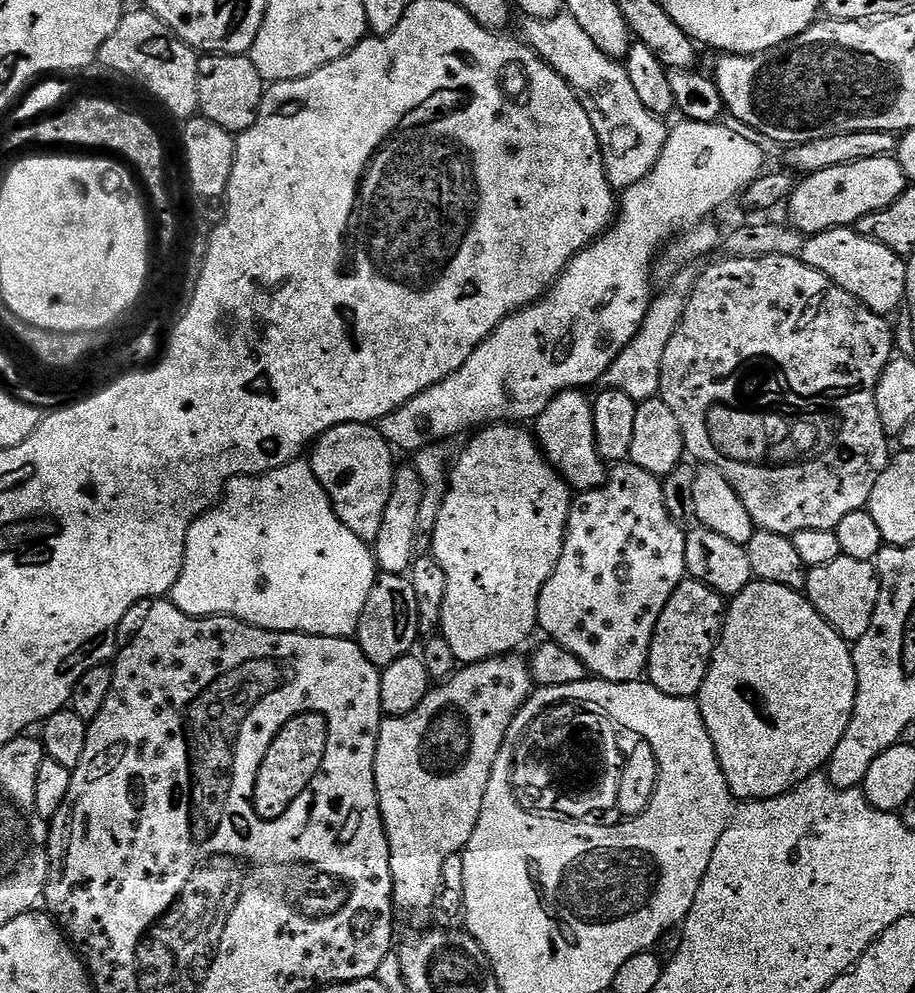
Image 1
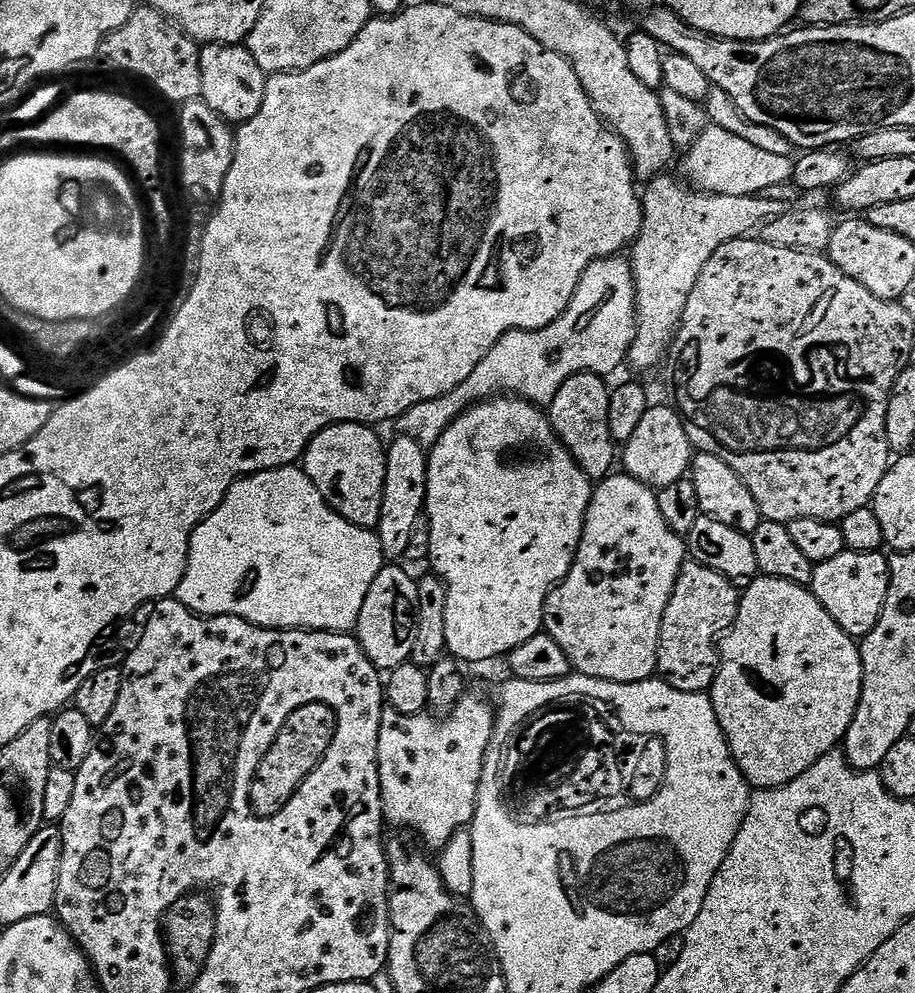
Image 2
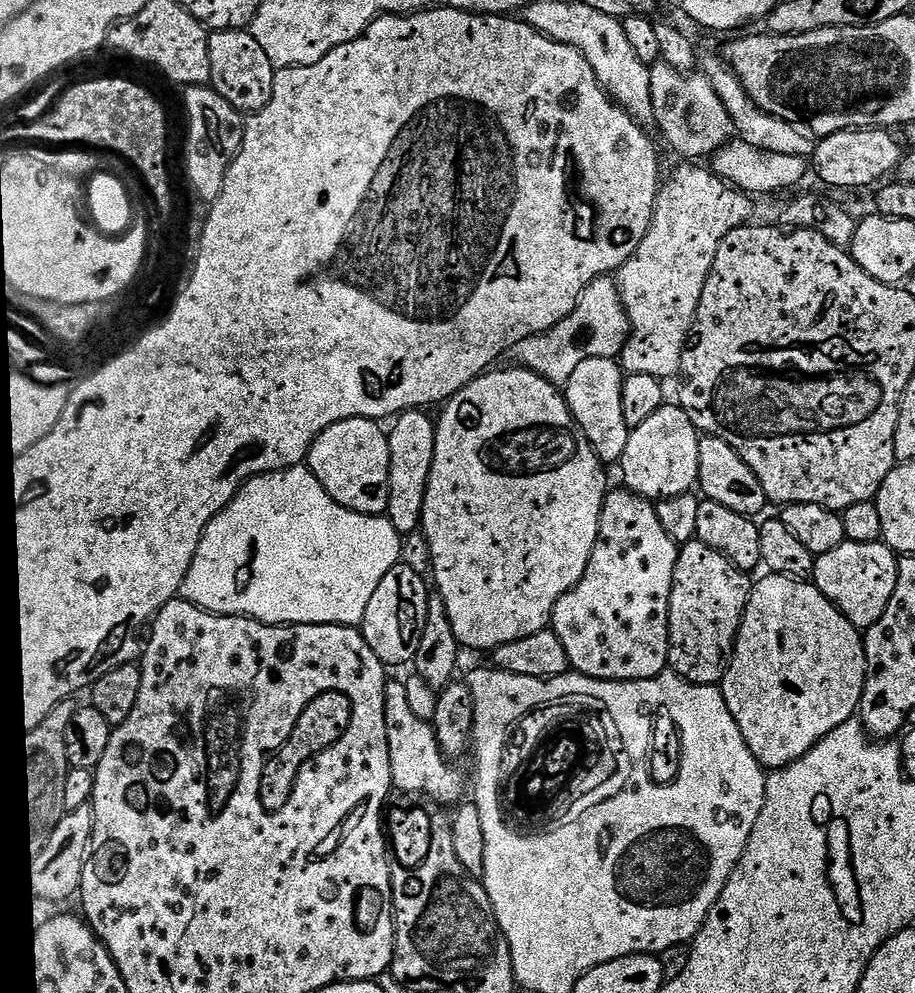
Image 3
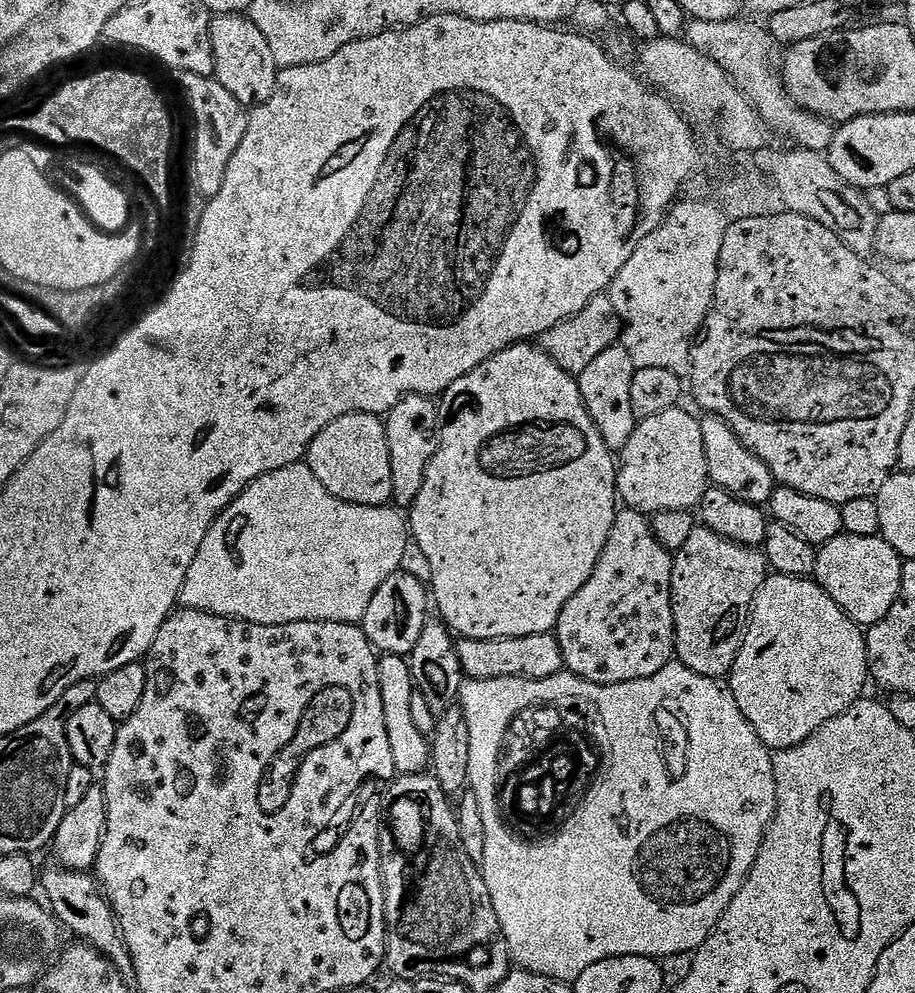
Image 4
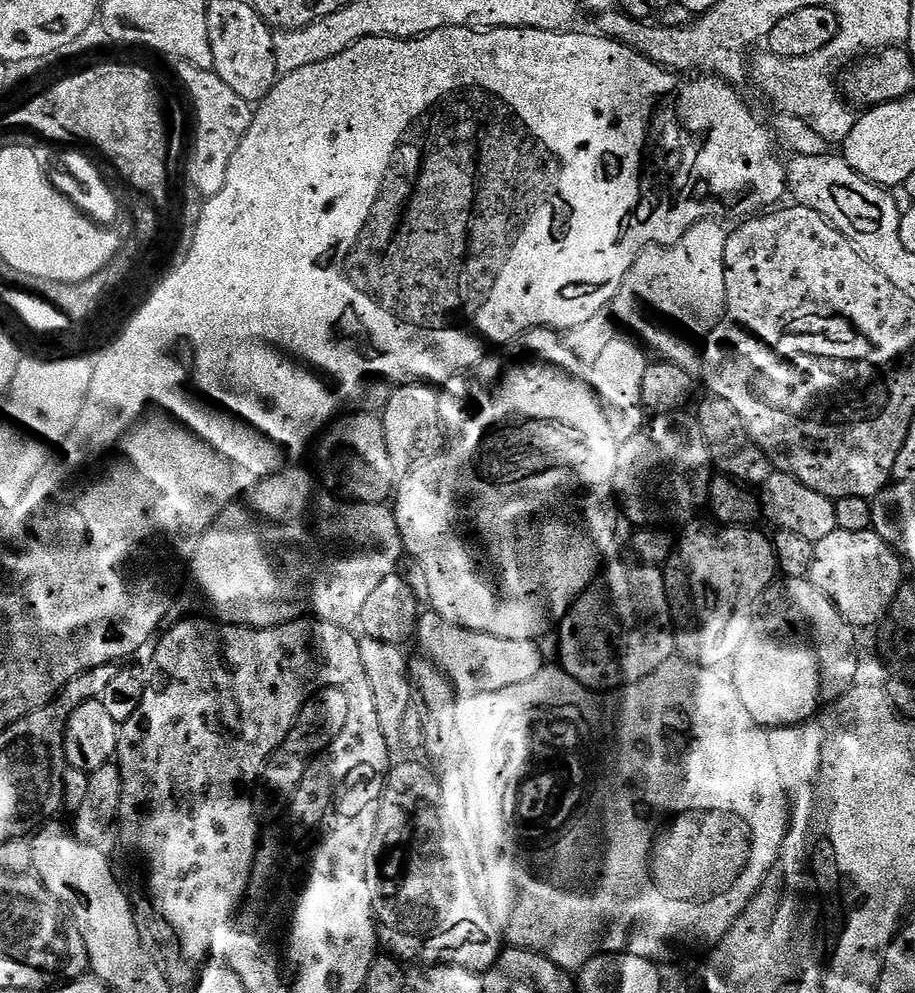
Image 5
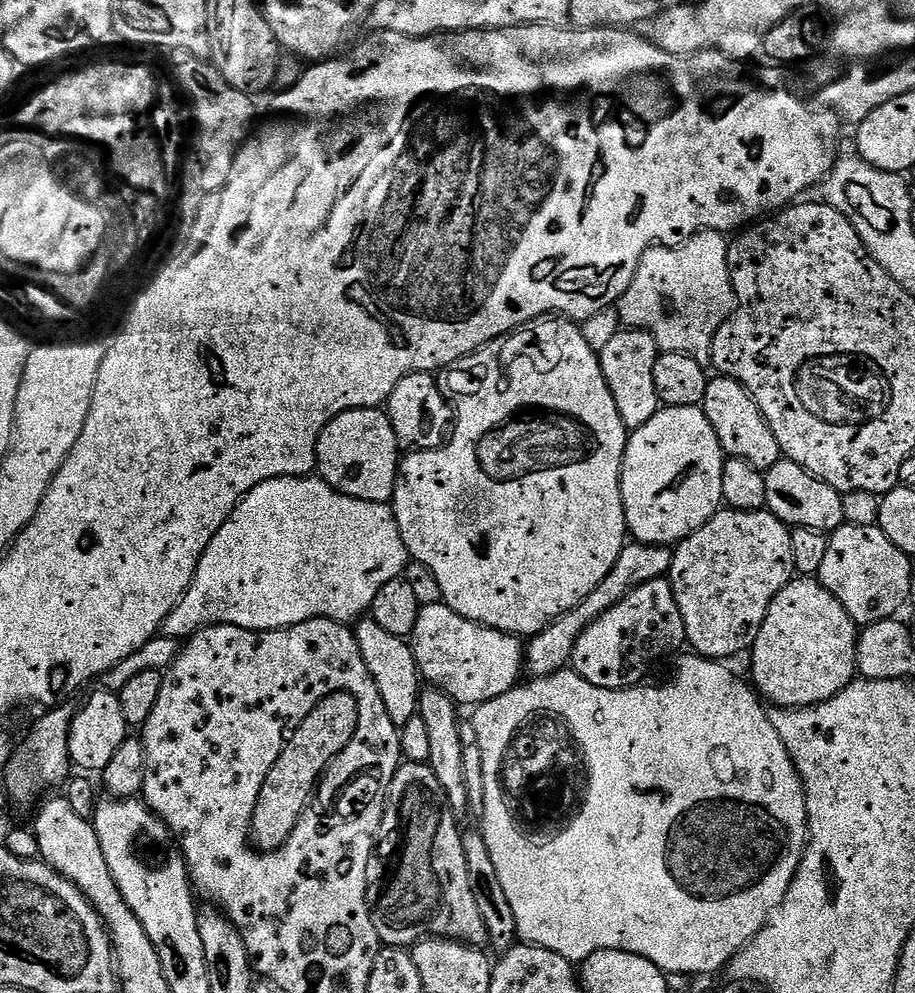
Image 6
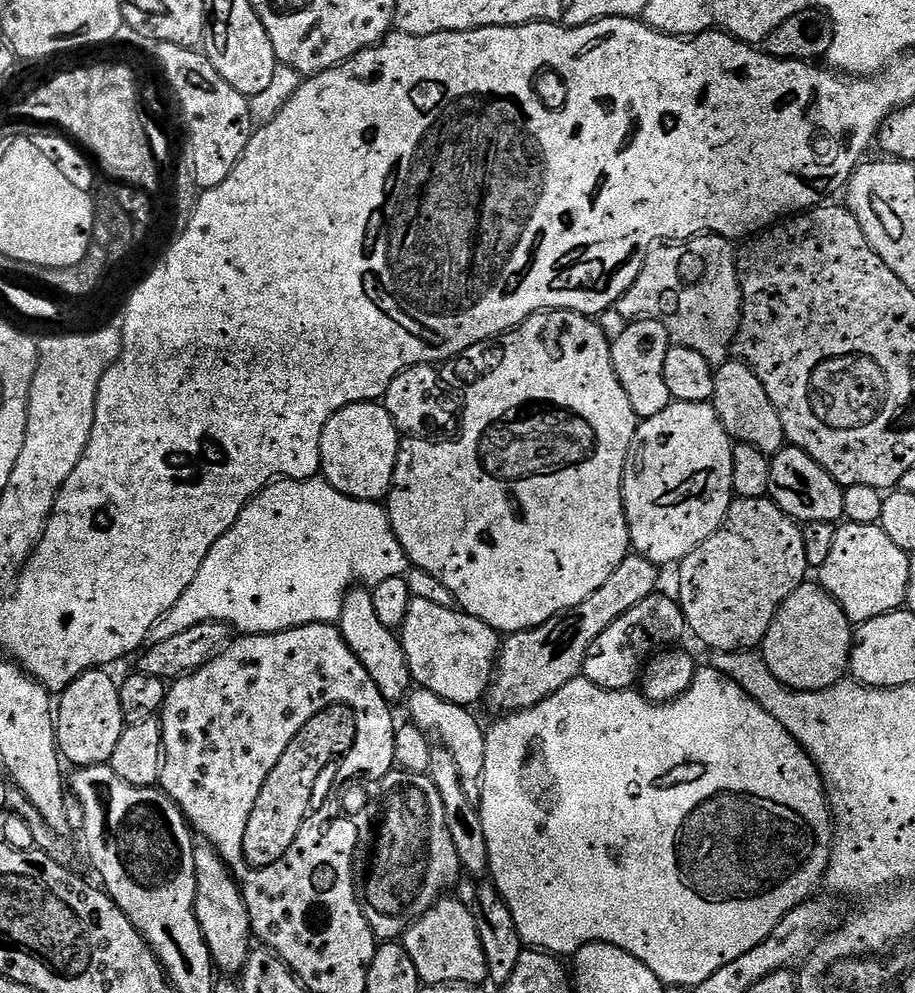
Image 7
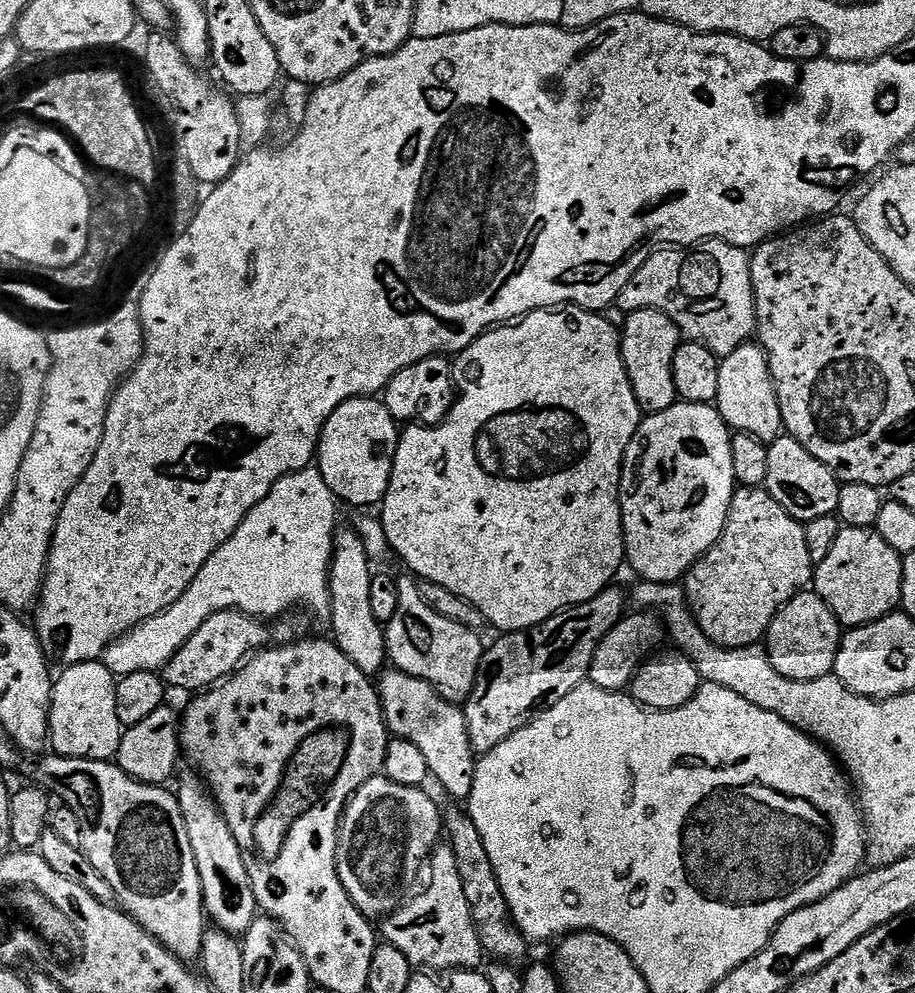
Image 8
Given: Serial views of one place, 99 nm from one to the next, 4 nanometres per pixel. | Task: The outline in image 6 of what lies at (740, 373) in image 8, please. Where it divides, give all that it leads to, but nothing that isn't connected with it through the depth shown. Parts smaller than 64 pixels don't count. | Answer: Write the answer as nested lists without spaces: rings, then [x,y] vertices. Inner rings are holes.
[[[713,375],[706,386],[702,407],[706,418],[710,418],[710,426],[714,426],[714,434],[718,434],[718,442],[725,457],[742,458],[763,473],[782,459],[774,430],[770,430],[762,410],[738,380],[731,380],[729,376]]]

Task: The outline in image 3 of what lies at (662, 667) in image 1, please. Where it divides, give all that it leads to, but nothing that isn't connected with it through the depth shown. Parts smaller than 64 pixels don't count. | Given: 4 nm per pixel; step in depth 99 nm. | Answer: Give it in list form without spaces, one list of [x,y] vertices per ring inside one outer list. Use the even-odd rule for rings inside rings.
[[[693,539],[680,548],[668,611],[668,668],[691,684],[723,681],[736,649],[736,636],[752,593],[753,581],[718,550]]]

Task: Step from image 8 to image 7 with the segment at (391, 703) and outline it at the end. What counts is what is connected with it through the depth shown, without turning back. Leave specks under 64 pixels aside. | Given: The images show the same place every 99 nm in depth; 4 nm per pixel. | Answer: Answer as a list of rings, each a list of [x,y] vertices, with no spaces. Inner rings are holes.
[[[417,687],[407,697],[407,704],[408,712],[412,715],[409,716],[411,723],[416,724],[429,737],[435,738],[439,747],[444,748],[450,754],[450,758],[454,758],[454,766],[457,767],[460,775],[462,790],[466,790],[466,798],[470,798],[472,804],[479,805],[480,779],[486,762],[486,742],[484,741],[485,729],[480,728],[475,714],[472,713],[475,711],[469,710],[465,705],[438,698],[438,694],[422,687]]]

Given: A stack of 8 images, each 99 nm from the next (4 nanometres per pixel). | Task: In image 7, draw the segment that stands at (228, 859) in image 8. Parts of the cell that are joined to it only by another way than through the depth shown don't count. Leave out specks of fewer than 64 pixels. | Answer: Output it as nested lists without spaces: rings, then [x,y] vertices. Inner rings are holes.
[[[197,845],[194,862],[195,916],[198,918],[203,937],[206,938],[213,967],[225,977],[237,977],[243,973],[245,963],[248,961],[248,953],[254,947],[250,914],[246,910],[246,902],[240,892],[240,885],[236,883],[236,879],[232,876],[227,864],[212,849],[211,845]]]

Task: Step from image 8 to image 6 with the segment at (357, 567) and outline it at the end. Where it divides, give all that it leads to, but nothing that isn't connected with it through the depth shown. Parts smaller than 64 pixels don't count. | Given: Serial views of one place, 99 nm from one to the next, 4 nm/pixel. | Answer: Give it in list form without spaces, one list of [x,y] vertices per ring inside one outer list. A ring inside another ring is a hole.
[[[371,618],[361,619],[355,625],[354,635],[364,659],[363,667],[368,668],[376,683],[376,692],[384,703],[383,715],[391,718],[393,725],[408,724],[418,715],[422,691],[420,668],[416,665],[411,643],[405,637],[390,634],[390,630],[382,630],[382,626],[378,626],[378,622]]]

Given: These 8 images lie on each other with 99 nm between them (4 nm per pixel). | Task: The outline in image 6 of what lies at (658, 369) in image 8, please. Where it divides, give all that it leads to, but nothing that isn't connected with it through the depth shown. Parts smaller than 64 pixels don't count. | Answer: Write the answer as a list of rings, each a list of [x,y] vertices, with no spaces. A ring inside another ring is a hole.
[[[638,328],[619,330],[598,355],[606,382],[622,414],[622,422],[632,430],[641,428],[662,407],[654,386],[654,366],[658,355],[655,338]]]

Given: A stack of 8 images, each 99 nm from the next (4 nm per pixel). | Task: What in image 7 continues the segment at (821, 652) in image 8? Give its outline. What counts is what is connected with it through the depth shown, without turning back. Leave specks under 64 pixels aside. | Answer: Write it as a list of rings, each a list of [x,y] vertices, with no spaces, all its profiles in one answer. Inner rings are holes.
[[[805,582],[780,604],[768,631],[763,633],[762,655],[770,674],[788,688],[799,692],[826,690],[841,683],[849,671],[853,635],[854,625],[846,618],[842,606],[819,583]]]

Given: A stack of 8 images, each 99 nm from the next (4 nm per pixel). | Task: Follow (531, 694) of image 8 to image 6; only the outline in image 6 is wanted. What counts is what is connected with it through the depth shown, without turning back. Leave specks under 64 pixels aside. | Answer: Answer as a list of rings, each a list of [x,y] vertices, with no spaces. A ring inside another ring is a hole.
[[[625,543],[622,554],[618,554],[618,562],[614,562],[606,578],[602,578],[602,582],[598,582],[598,586],[594,586],[594,590],[590,590],[590,594],[582,598],[582,602],[578,602],[578,606],[566,610],[566,614],[559,616],[552,625],[543,628],[527,641],[527,671],[532,671],[533,677],[555,677],[559,673],[556,672],[559,668],[567,669],[574,646],[586,630],[586,626],[590,626],[599,616],[606,614],[606,610],[618,606],[636,588],[642,587],[643,584],[652,584],[655,580],[665,579],[672,568],[672,554],[673,549],[663,544]]]

